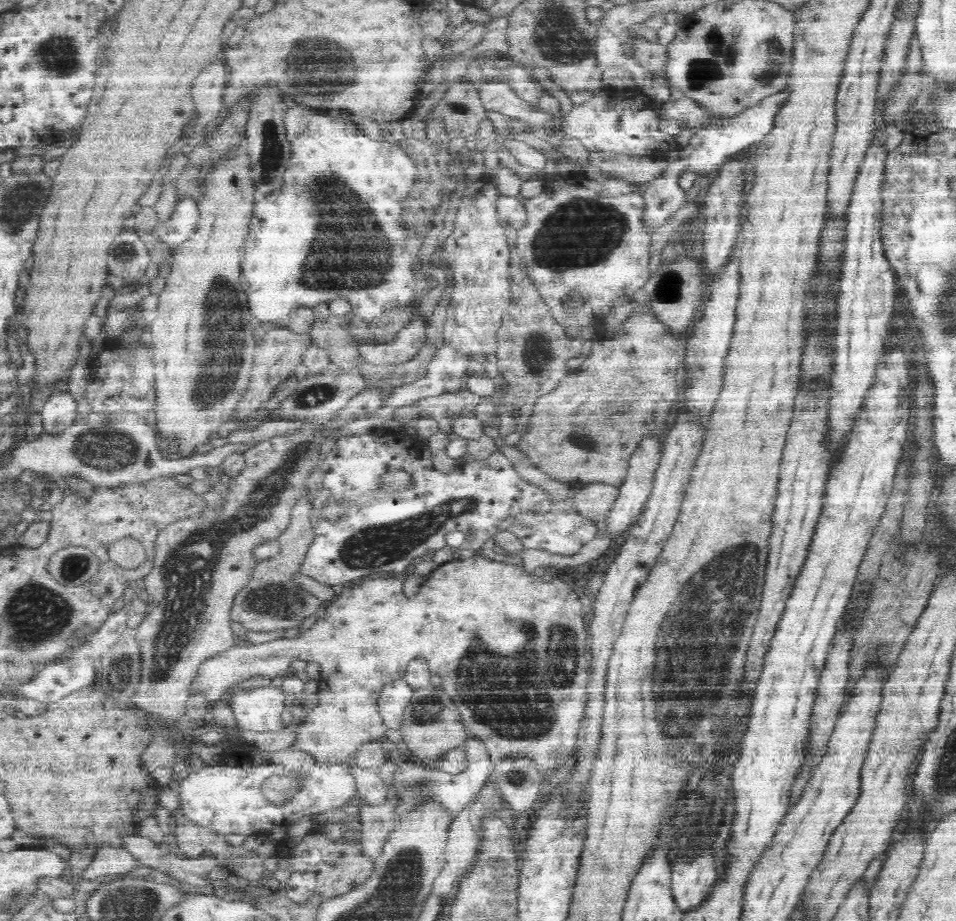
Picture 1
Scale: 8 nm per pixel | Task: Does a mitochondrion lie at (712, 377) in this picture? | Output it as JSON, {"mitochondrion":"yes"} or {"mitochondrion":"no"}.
{"mitochondrion":"no"}

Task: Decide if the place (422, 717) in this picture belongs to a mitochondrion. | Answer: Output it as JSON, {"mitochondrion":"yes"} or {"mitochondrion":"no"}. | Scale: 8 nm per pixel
{"mitochondrion":"yes"}

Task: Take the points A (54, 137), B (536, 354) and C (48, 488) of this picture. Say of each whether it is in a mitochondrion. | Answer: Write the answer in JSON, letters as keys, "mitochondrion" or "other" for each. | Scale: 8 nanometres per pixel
{"A":"other","B":"mitochondrion","C":"other"}

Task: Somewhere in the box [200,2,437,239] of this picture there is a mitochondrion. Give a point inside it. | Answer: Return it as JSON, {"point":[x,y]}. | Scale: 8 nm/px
{"point":[335,59]}

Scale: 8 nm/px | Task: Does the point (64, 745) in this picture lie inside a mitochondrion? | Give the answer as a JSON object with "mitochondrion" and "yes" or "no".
{"mitochondrion":"no"}

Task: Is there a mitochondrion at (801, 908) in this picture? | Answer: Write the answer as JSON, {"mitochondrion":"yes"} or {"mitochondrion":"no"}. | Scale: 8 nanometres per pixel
{"mitochondrion":"no"}

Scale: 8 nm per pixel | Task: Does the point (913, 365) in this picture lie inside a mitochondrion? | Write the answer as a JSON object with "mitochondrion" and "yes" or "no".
{"mitochondrion":"no"}

